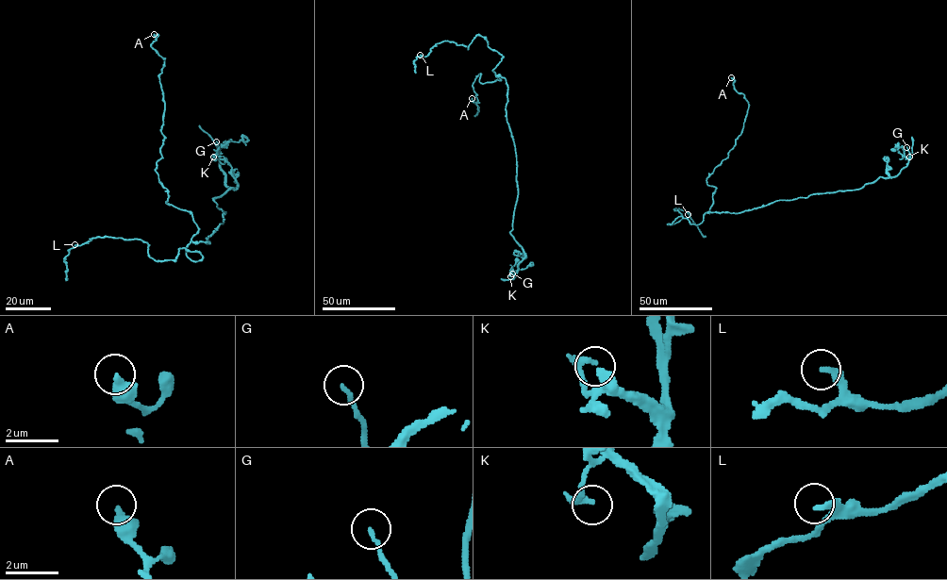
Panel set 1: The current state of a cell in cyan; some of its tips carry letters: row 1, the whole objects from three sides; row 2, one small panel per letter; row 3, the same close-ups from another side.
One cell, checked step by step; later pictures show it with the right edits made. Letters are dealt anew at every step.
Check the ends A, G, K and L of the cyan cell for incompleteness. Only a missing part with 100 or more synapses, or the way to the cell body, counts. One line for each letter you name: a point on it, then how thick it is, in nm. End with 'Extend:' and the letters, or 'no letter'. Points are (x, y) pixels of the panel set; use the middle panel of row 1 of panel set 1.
Extend: no letter

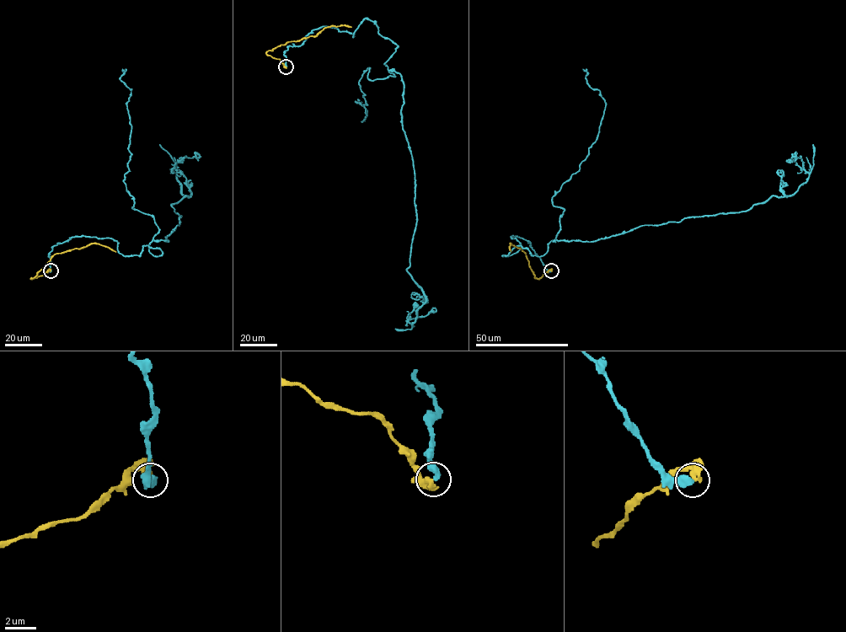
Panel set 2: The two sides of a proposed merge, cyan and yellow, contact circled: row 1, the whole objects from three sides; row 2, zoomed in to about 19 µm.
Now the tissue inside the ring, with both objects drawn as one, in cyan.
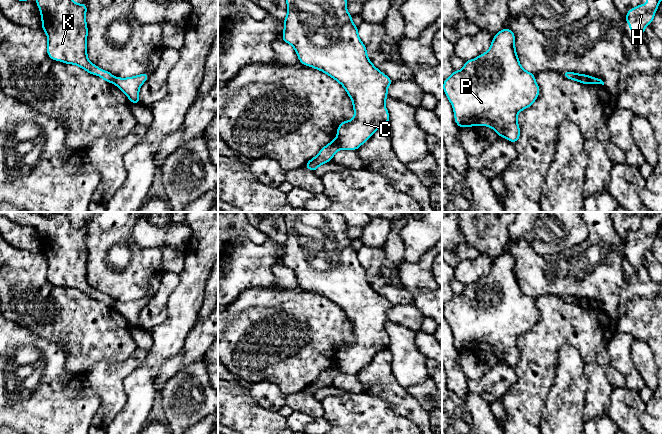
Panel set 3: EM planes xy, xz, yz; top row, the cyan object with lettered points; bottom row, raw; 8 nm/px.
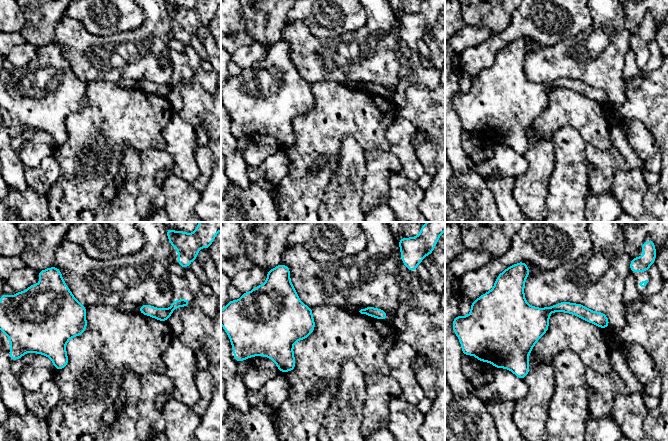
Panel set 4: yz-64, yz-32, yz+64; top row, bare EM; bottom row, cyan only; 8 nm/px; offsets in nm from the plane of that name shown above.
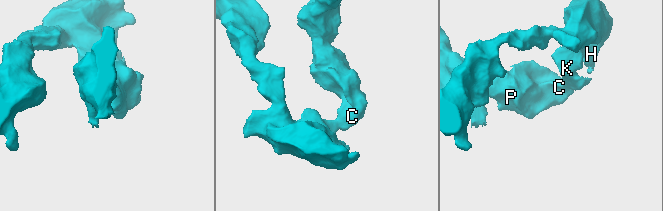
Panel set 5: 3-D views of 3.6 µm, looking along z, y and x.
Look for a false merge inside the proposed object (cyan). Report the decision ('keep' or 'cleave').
cleave

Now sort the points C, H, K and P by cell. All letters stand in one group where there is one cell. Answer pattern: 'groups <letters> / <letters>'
groups C P / H K

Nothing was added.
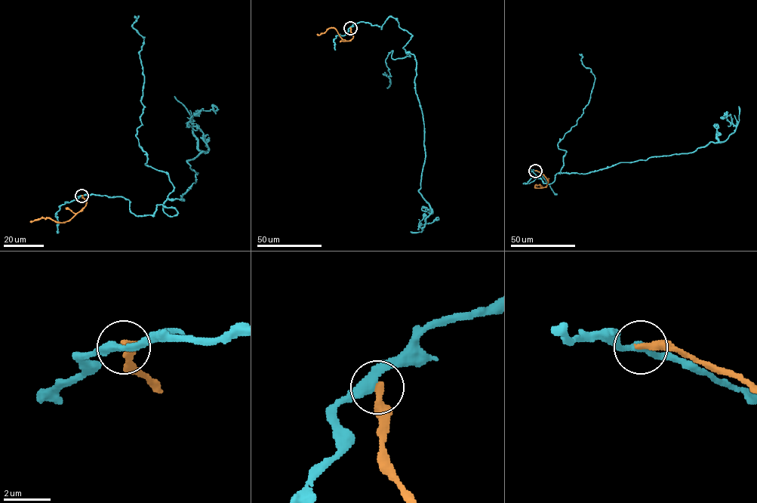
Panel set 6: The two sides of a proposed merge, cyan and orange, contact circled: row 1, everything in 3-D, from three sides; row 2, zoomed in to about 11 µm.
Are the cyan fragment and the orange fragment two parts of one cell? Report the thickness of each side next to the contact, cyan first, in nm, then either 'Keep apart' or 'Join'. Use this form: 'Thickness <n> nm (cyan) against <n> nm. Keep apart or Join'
Thickness 360 nm (cyan) against 340 nm. Keep apart

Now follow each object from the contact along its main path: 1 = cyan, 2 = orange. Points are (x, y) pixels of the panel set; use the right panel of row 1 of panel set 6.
1: (534, 171), (529, 170), (536, 177), (523, 183), (692, 152), (734, 131), (724, 112)
2: (534, 171), (540, 171), (548, 180), (543, 187), (534, 186), (539, 185), (541, 187)

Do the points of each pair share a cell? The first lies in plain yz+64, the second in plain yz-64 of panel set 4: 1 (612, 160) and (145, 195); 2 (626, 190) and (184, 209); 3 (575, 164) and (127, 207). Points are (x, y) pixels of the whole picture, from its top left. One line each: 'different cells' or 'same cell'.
1: same cell
2: same cell
3: same cell

